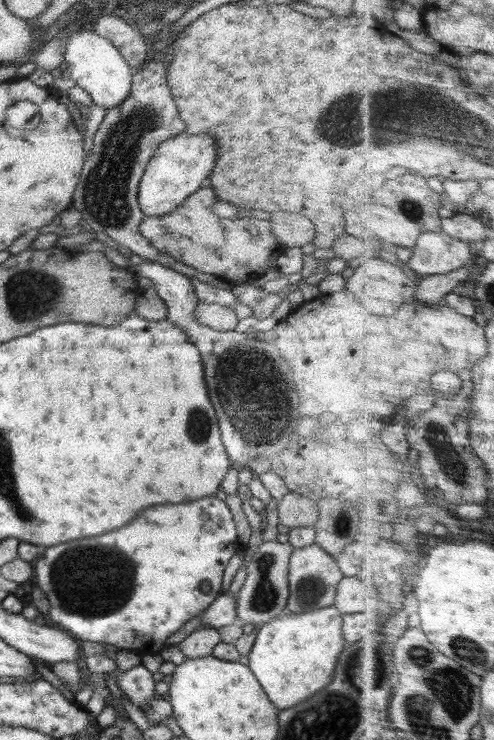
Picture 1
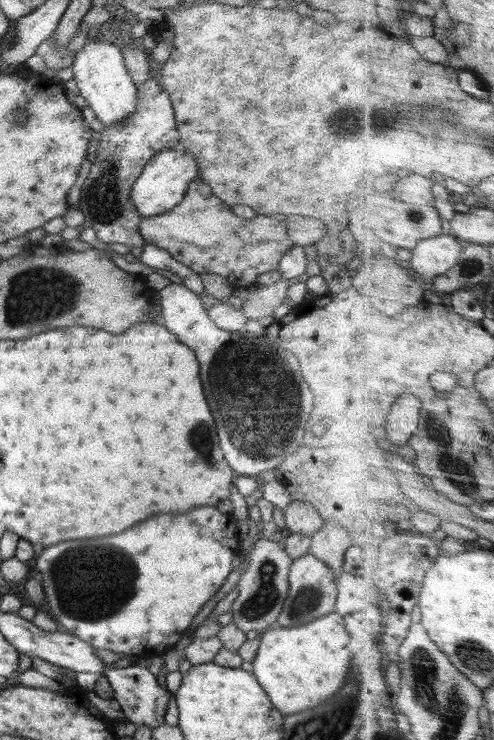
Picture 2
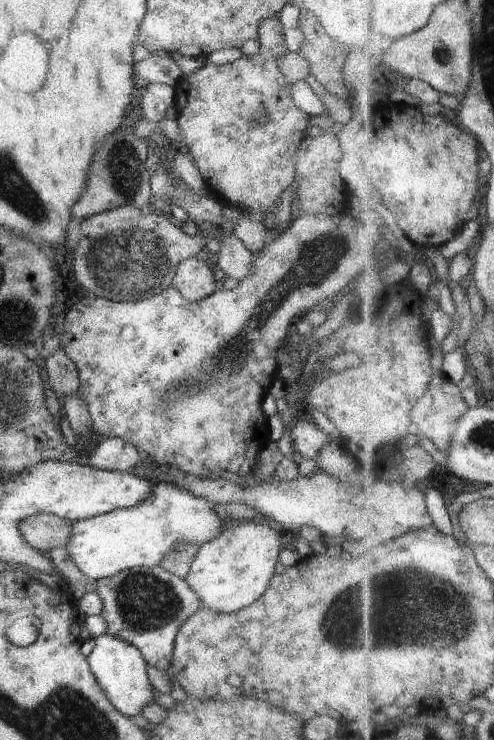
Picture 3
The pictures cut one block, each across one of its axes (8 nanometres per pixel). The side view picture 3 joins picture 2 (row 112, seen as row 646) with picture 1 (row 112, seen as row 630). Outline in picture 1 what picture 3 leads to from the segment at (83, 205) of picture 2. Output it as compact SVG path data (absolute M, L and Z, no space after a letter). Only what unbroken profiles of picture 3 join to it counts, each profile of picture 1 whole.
M150 56L148 61L138 71L134 71L129 97L122 104L107 109L102 123L94 134L90 154L88 158L85 158L86 162L83 164L80 180L73 195L72 208L82 214L83 219L88 224L87 228L94 230L96 233L104 232L117 245L130 249L134 254L145 258L147 261L163 264L164 266L173 268L176 272L190 276L190 278L196 277L199 281L210 286L231 290L235 285L234 283L213 274L198 272L195 268L183 262L178 262L165 252L160 252L152 247L139 231L140 223L144 220L145 215L139 208L140 204L137 202L137 194L139 183L146 171L147 164L150 162L152 156L154 156L159 143L182 134L186 128L186 123L180 118L171 95L171 90L167 85L167 66L168 64L164 64L164 62L154 61L153 57Z

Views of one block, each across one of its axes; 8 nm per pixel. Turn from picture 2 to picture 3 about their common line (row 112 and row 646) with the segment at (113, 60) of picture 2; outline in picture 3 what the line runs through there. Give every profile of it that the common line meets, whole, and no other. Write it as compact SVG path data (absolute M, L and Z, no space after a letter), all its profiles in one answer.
M104 635L94 638L96 644L91 654L87 656L88 664L92 669L96 682L106 693L108 700L124 716L138 716L145 706L154 702L157 692L148 678L148 664L142 658L140 651L119 638Z

